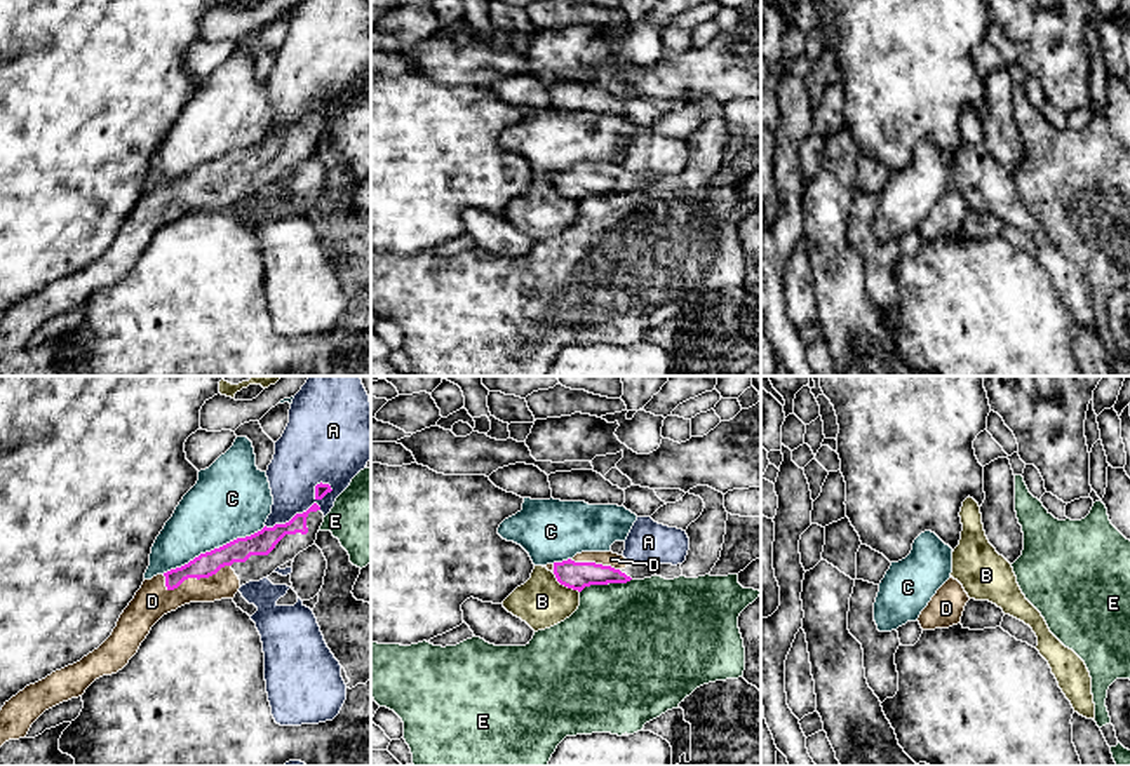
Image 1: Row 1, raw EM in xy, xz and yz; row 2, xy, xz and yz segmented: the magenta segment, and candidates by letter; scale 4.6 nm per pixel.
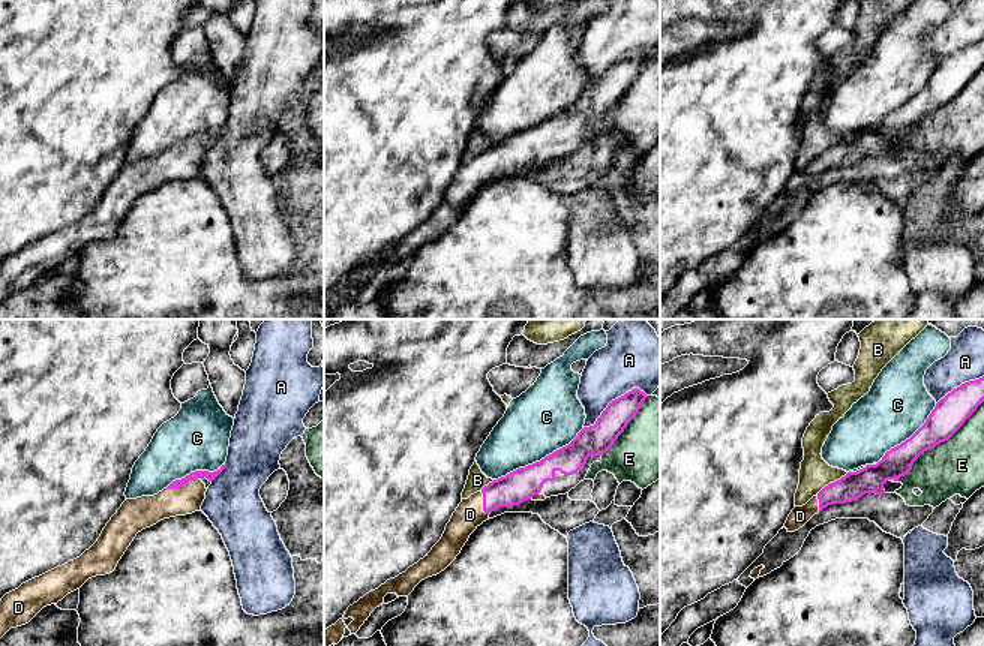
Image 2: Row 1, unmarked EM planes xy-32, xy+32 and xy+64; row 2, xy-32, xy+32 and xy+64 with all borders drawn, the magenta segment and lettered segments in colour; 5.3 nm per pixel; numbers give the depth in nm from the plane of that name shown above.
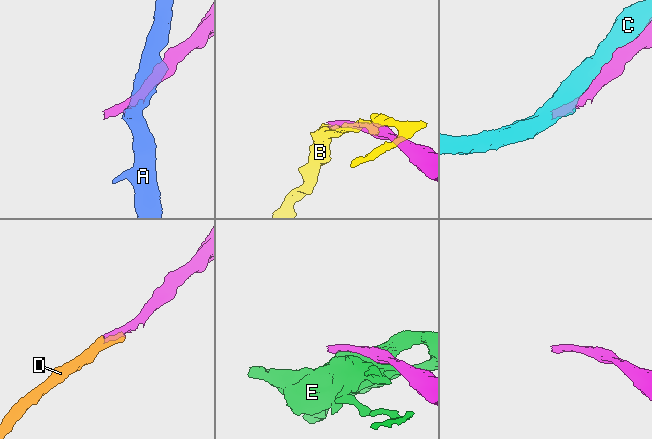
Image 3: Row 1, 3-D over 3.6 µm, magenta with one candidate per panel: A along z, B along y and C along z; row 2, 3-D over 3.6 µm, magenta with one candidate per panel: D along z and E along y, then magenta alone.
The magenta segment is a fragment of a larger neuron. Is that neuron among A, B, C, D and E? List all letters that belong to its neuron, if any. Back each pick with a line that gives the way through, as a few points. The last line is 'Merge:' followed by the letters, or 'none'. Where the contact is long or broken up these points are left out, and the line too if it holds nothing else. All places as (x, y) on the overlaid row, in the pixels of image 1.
Merge: D

